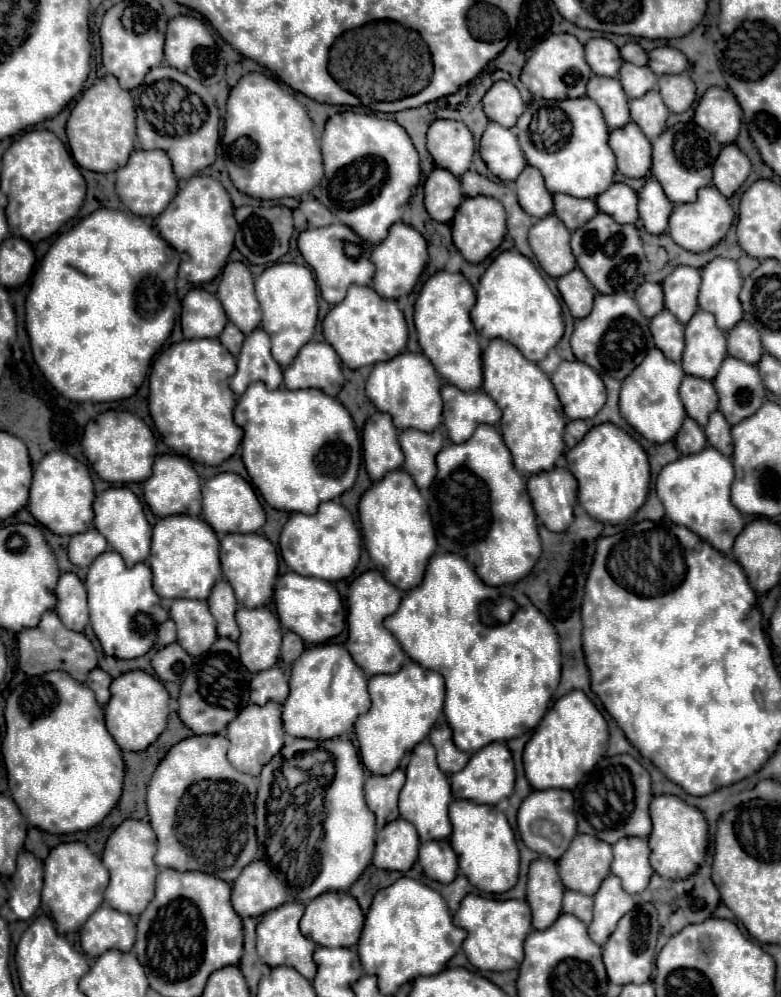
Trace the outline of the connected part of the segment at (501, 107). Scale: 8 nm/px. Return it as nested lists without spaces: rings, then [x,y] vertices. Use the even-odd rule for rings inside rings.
[[[499,80],[483,96],[483,110],[489,120],[499,122],[505,128],[513,128],[517,118],[523,114],[525,104],[519,90],[511,82]]]

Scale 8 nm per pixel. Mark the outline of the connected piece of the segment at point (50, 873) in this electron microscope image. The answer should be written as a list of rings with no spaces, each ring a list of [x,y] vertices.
[[[67,842],[53,848],[45,860],[45,884],[41,900],[45,906],[49,906],[57,932],[65,934],[71,930],[79,930],[85,920],[101,906],[107,884],[107,868],[83,842]]]

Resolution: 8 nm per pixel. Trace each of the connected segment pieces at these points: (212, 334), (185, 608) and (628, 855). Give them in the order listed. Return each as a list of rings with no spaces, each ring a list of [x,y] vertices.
[[[195,288],[183,298],[181,328],[185,338],[217,338],[227,324],[227,316],[215,294]]]
[[[177,598],[173,600],[169,614],[177,624],[177,642],[191,656],[209,652],[211,644],[217,640],[217,622],[203,600]]]
[[[625,838],[613,846],[611,872],[621,878],[625,892],[639,894],[649,886],[653,874],[649,854],[647,838]]]

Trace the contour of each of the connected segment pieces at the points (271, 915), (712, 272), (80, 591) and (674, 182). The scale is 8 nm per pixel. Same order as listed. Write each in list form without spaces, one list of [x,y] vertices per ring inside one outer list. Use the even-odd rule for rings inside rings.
[[[287,902],[281,908],[267,912],[257,926],[257,954],[259,954],[261,962],[265,962],[271,968],[291,966],[297,972],[301,972],[301,976],[305,976],[307,980],[313,980],[315,972],[317,972],[317,964],[313,960],[313,952],[315,952],[317,944],[313,944],[299,930],[299,920],[303,918],[303,912],[305,912],[305,906],[301,902]]]
[[[715,258],[701,268],[701,276],[699,308],[715,314],[721,330],[731,330],[743,318],[743,306],[739,302],[743,276],[737,262],[729,258]]]
[[[61,574],[61,580],[57,582],[55,612],[61,616],[61,622],[75,632],[81,632],[89,622],[87,592],[75,574]]]
[[[695,122],[689,124],[675,124],[667,128],[655,142],[653,142],[653,176],[665,188],[665,194],[675,204],[685,204],[697,200],[697,192],[711,184],[713,178],[713,162],[721,150],[721,144],[705,132]]]

